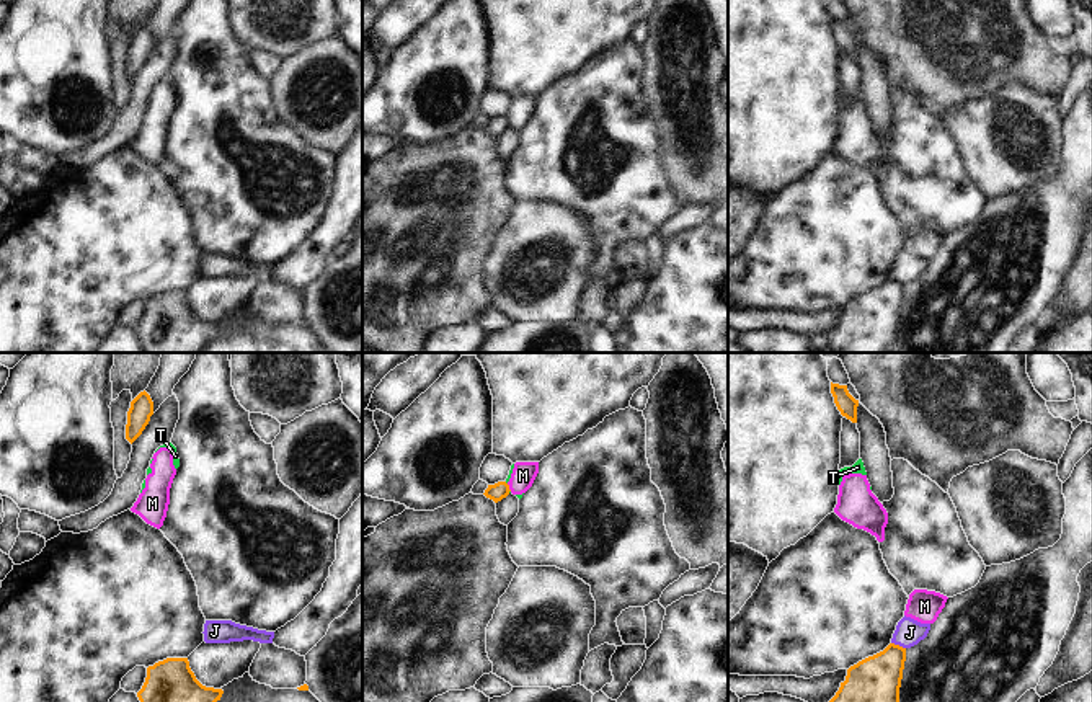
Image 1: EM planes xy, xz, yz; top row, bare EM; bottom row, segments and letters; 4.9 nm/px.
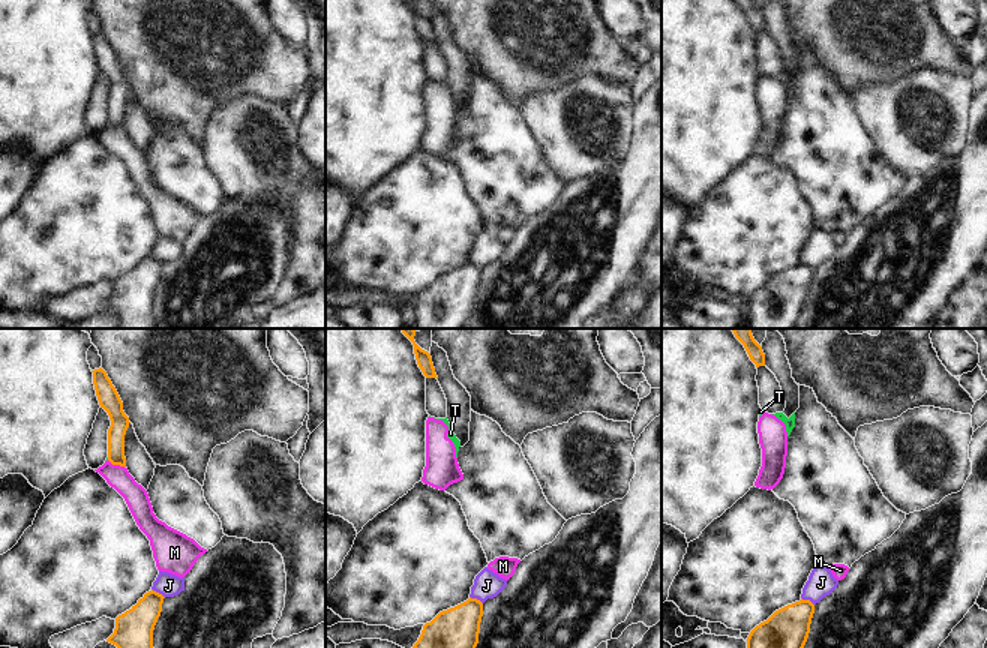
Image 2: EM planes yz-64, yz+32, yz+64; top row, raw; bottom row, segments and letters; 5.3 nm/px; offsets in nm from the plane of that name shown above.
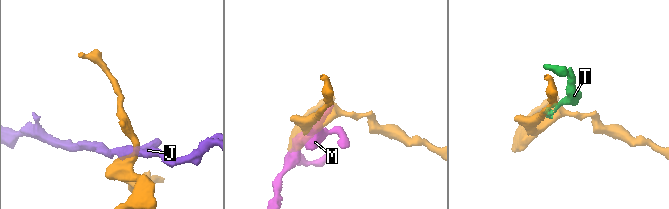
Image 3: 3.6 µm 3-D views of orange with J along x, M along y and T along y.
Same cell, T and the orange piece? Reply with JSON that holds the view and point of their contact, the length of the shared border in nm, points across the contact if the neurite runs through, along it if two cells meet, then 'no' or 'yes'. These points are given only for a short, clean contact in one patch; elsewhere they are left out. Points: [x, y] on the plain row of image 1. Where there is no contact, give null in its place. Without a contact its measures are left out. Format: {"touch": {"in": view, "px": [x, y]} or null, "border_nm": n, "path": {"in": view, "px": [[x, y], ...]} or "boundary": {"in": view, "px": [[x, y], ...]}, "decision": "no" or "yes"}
{"touch": null, "decision": "no"}

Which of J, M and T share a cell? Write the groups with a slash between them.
J / M T

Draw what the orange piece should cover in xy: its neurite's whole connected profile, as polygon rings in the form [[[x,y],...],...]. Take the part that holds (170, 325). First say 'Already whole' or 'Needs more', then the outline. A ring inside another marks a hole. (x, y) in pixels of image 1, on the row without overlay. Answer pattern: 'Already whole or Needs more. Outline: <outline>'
Already whole. Outline: [[[166,292],[147,302],[137,331],[147,353],[202,353],[222,328],[196,313],[188,292]]]

